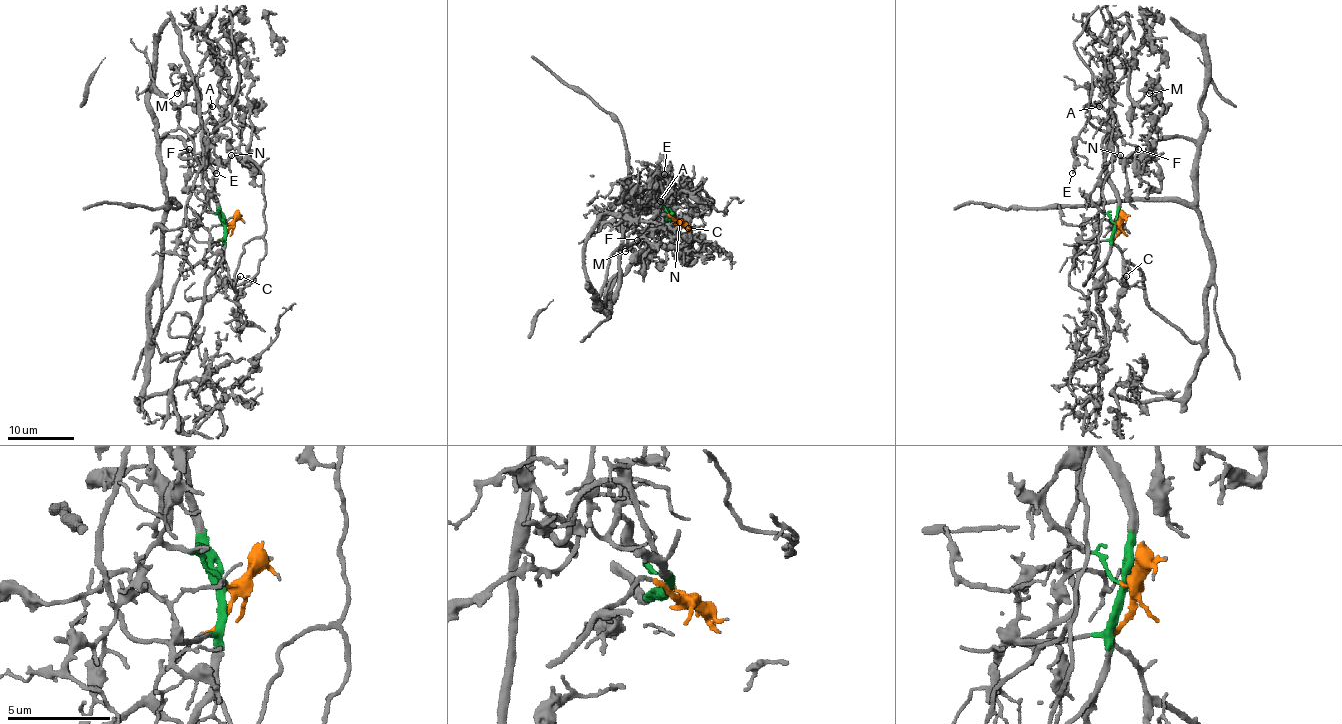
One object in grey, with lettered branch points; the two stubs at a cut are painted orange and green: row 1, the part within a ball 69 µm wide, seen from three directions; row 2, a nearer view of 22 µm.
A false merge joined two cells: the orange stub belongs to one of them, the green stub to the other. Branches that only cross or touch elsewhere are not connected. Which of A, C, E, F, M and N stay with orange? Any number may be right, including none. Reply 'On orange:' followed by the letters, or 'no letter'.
On orange: C, F, M, N

